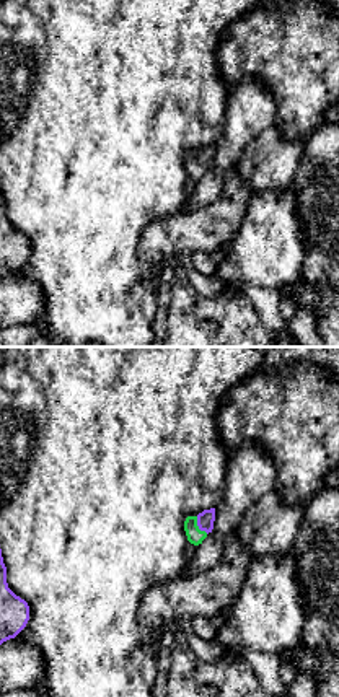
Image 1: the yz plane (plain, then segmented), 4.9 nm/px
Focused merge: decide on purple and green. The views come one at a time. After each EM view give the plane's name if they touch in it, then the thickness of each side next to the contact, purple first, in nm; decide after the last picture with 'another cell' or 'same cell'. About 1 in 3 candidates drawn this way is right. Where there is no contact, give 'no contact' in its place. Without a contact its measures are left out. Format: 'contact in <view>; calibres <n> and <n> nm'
contact in yz; calibres 80 and 80 nm

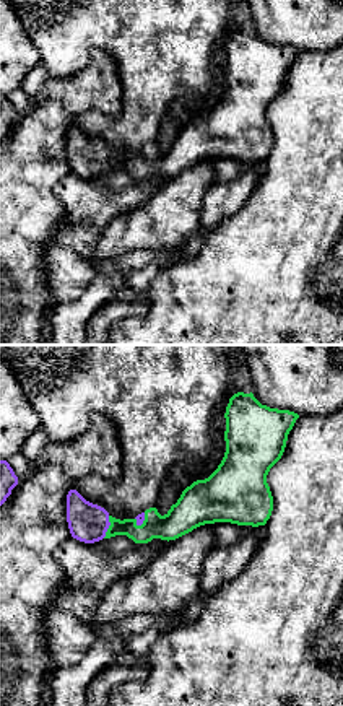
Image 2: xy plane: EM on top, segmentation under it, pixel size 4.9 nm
contact in xy; calibres 200 and 130 nm

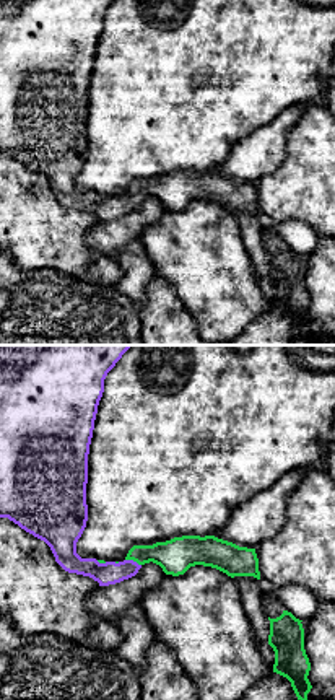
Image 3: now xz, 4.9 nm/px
contact in xz; calibres 110 and 170 nm

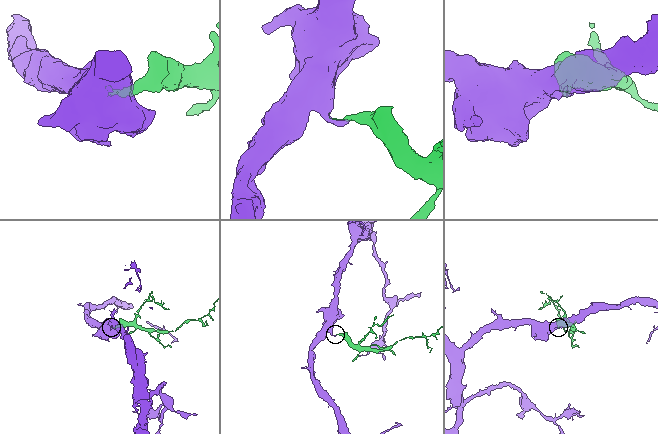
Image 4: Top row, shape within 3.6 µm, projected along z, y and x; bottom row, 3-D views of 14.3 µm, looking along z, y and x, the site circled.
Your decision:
same cell

